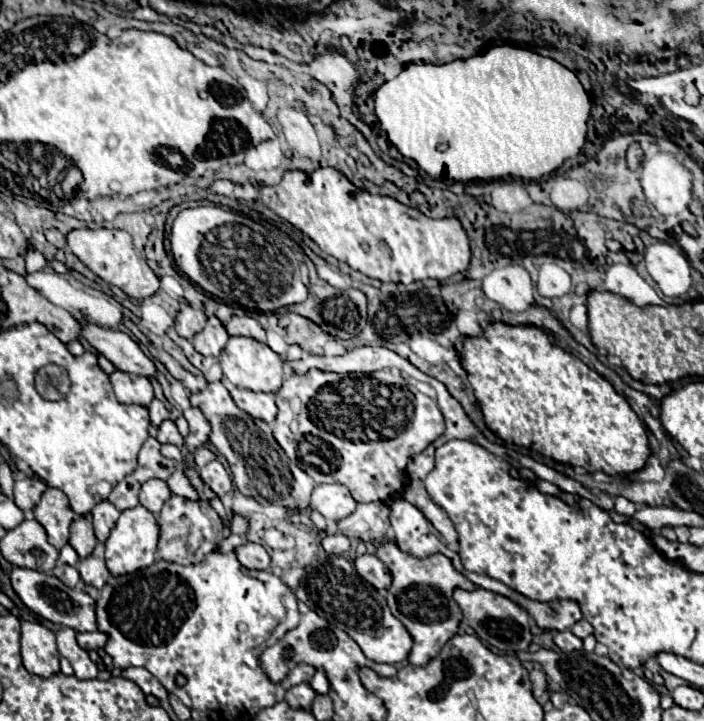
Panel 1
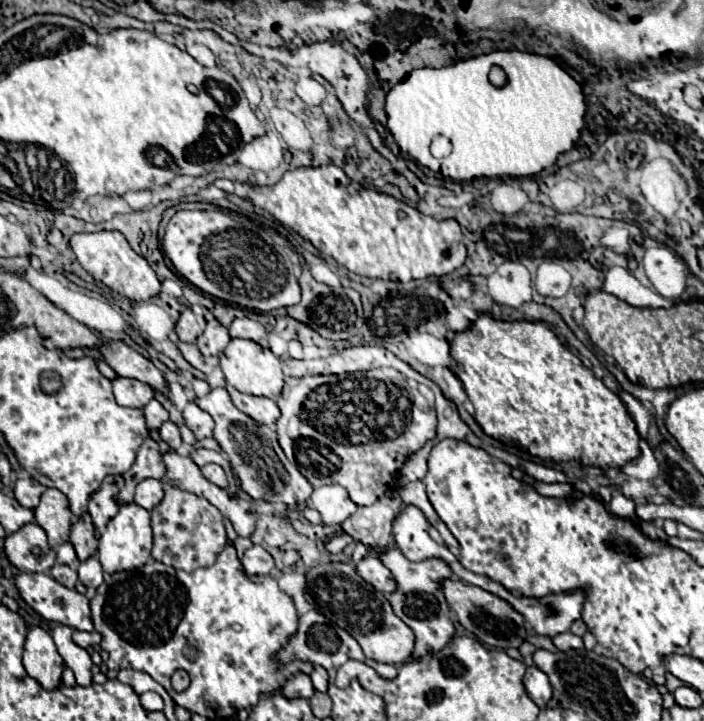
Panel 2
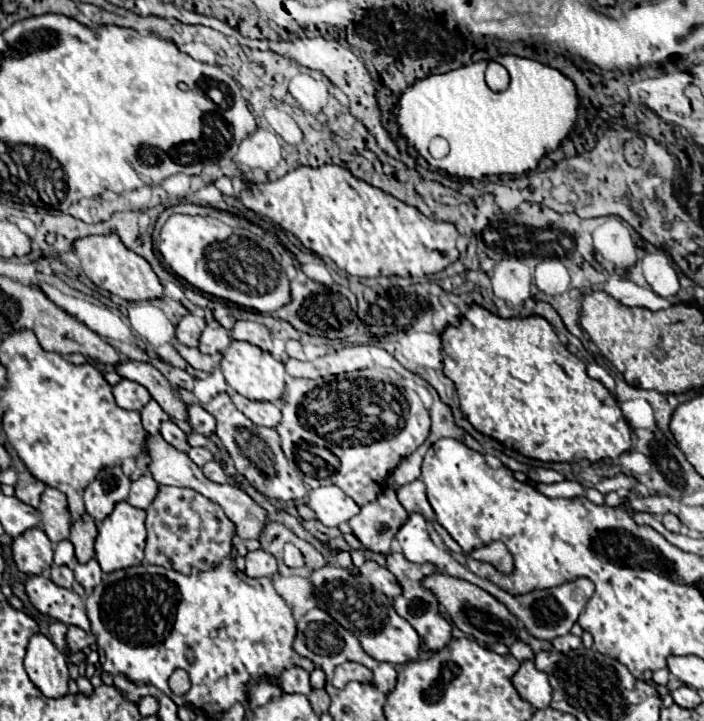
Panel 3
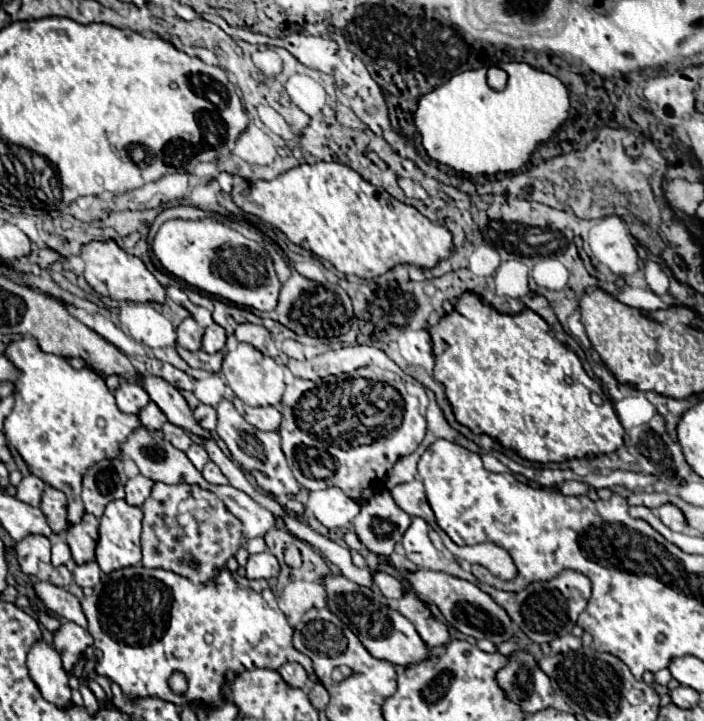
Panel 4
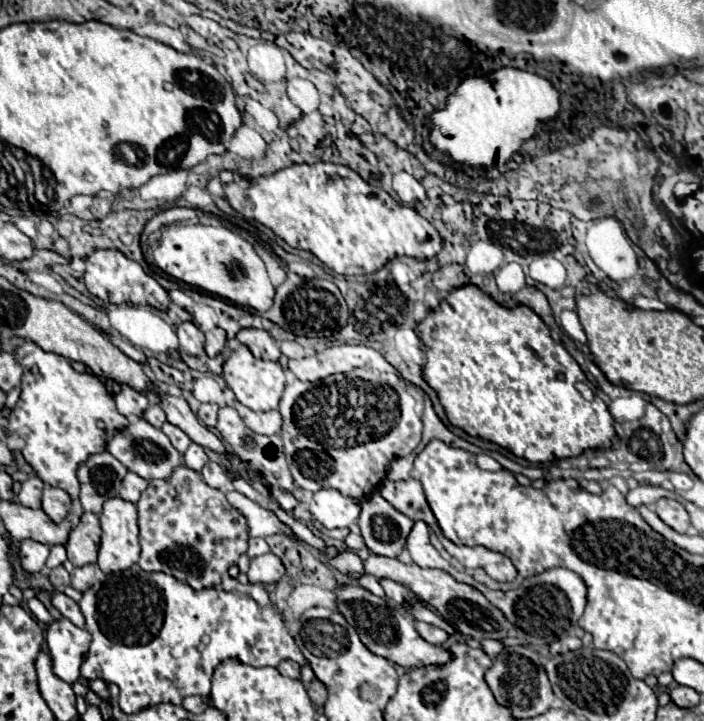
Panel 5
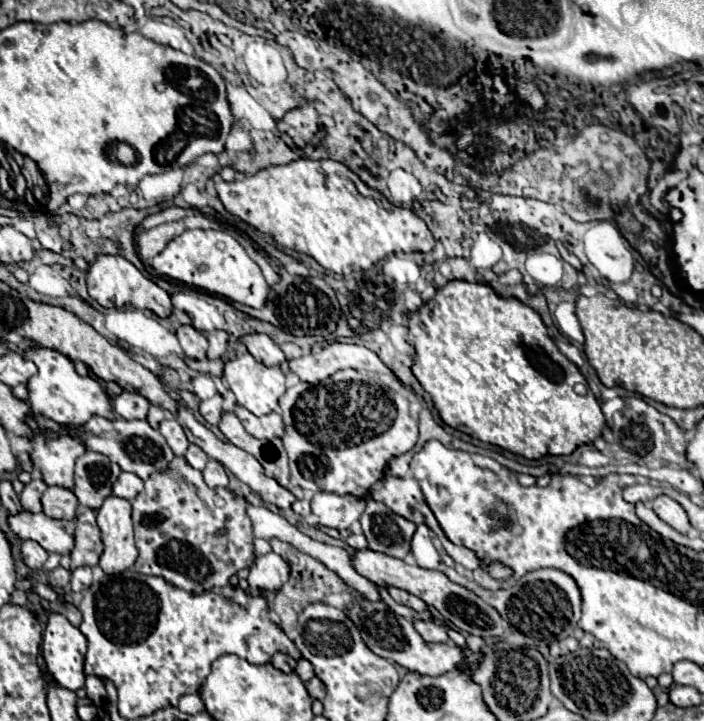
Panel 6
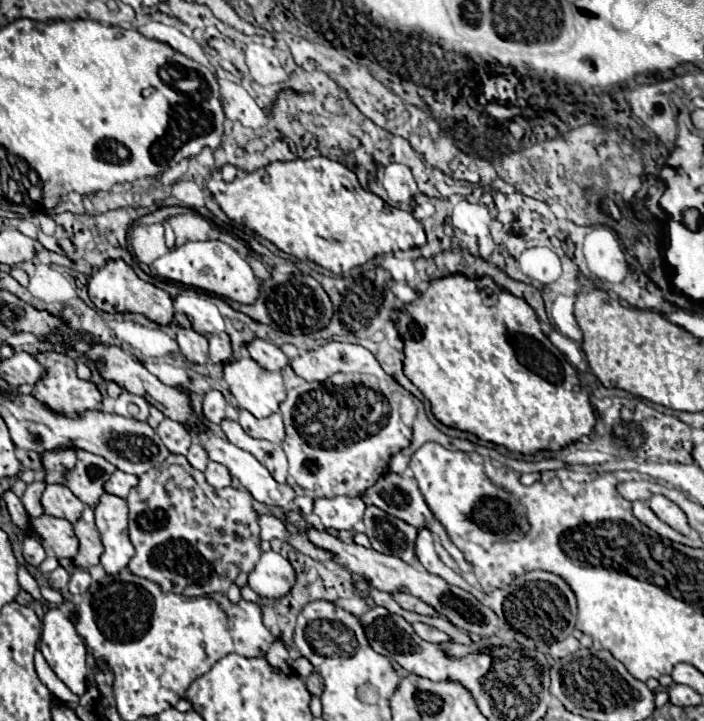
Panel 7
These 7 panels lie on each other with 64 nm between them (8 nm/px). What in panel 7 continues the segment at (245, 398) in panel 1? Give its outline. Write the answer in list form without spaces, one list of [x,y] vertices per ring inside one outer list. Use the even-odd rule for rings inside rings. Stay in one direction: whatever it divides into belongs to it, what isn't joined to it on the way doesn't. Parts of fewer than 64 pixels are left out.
[[[238,410],[240,426],[252,436],[252,438],[264,438],[270,442],[282,442],[284,440],[284,424],[280,414],[272,414],[268,418],[256,418],[248,410]]]

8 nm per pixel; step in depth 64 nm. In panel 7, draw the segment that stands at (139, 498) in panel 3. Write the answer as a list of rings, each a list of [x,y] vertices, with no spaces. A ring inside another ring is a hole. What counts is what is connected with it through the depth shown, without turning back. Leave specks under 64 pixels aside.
[[[116,470],[116,472],[112,474],[112,478],[106,482],[104,490],[106,490],[108,494],[120,496],[120,498],[128,498],[128,492],[130,492],[132,488],[136,488],[136,484],[138,484],[138,478],[136,478],[136,476]]]

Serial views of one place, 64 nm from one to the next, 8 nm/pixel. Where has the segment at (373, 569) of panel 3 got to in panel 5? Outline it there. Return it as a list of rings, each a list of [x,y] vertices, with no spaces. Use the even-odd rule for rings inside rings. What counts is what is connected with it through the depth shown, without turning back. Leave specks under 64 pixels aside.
[[[380,580],[380,584],[382,584],[382,588],[390,600],[394,600],[398,604],[410,600],[412,604],[418,604],[418,598],[412,592],[408,592],[408,588],[404,588],[402,584],[396,584],[394,580]]]

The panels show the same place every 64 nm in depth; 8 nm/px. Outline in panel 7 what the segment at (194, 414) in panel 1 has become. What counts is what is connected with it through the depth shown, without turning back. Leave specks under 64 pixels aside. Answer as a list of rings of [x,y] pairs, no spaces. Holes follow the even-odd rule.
[[[210,390],[206,396],[204,396],[204,402],[202,402],[202,412],[204,416],[214,422],[214,424],[220,424],[226,414],[224,414],[224,406],[226,406],[226,400],[224,396],[218,392],[218,390]]]

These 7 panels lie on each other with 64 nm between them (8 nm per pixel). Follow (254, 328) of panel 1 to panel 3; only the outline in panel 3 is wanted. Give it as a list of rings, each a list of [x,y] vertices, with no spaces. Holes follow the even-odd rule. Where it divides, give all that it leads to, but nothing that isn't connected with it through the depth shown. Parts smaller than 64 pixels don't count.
[[[238,320],[232,328],[232,338],[234,340],[246,340],[254,346],[260,346],[262,350],[272,350],[272,338],[266,326],[250,320]]]

